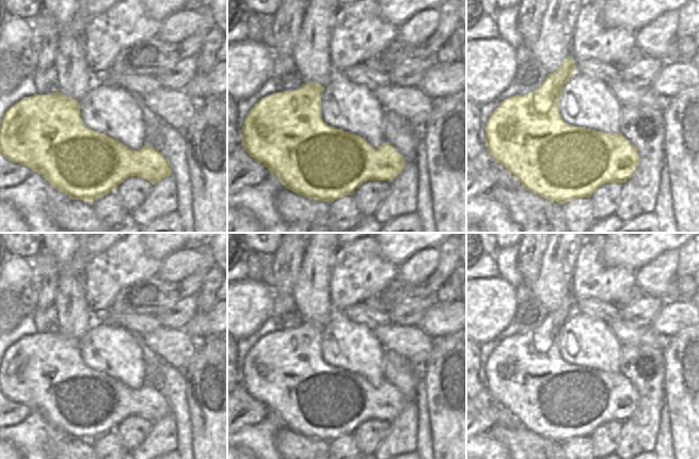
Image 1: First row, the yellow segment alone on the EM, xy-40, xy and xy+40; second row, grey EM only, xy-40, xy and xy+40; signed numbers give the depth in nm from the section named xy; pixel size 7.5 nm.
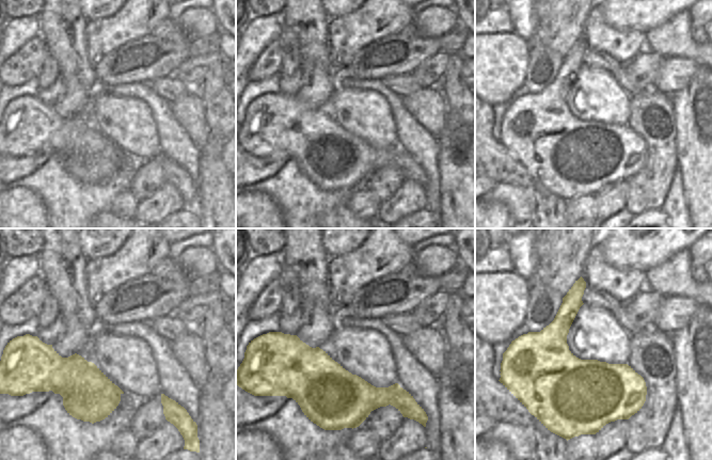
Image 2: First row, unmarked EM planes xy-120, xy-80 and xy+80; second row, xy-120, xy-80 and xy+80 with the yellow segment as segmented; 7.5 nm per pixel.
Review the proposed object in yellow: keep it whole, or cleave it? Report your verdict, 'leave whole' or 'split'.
leave whole

